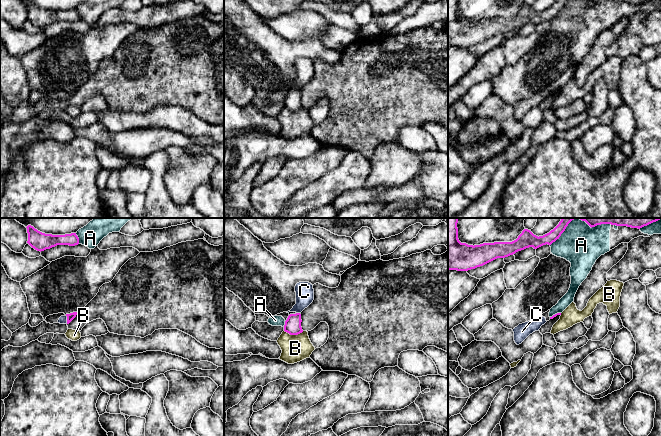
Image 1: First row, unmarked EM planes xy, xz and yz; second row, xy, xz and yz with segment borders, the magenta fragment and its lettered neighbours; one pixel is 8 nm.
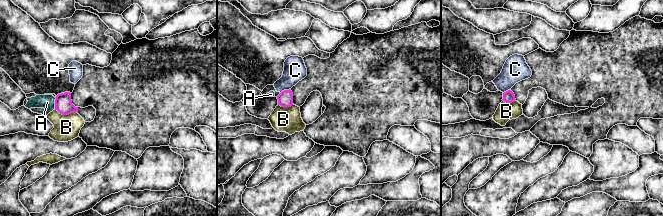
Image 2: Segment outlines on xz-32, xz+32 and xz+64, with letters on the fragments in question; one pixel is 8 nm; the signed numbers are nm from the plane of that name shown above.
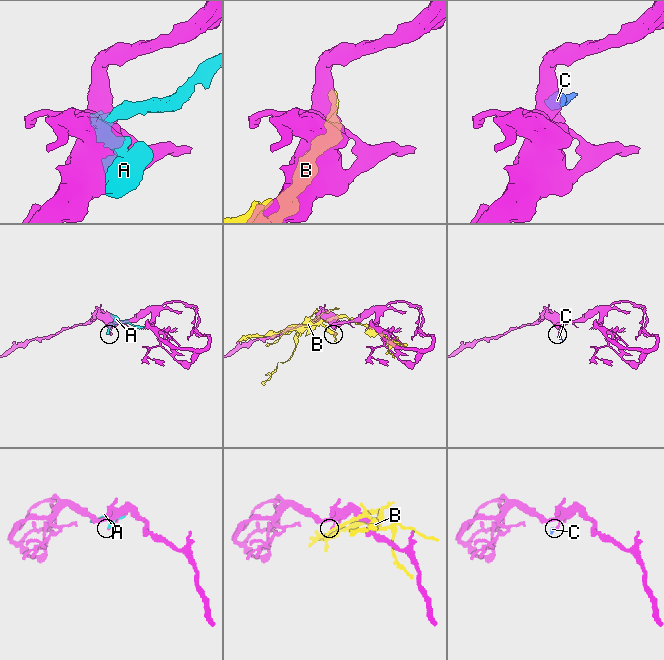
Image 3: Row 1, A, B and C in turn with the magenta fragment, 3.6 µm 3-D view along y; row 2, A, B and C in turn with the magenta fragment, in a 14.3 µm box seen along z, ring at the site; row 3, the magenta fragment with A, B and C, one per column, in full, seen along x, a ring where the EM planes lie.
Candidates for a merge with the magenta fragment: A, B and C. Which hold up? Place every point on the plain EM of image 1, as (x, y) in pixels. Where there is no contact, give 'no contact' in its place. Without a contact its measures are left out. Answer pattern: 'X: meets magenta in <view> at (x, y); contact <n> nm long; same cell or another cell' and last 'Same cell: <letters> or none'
A: meets magenta in yz at (560, 11); contact 220 nm long; another cell
B: meets magenta in xz at (294, 110); contact 160 nm long; another cell
C: meets magenta in xy at (67, 95); contact 70 nm long; another cell
Same cell: none

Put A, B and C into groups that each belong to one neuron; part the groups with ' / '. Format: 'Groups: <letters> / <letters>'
Groups: A C / B

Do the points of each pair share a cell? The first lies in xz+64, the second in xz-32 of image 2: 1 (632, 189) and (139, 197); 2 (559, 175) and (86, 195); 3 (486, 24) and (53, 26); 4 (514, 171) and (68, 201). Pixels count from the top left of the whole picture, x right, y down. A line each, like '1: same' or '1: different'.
1: same
2: same
3: same
4: different

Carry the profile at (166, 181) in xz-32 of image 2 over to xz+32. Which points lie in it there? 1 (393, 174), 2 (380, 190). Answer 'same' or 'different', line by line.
1: same
2: different

